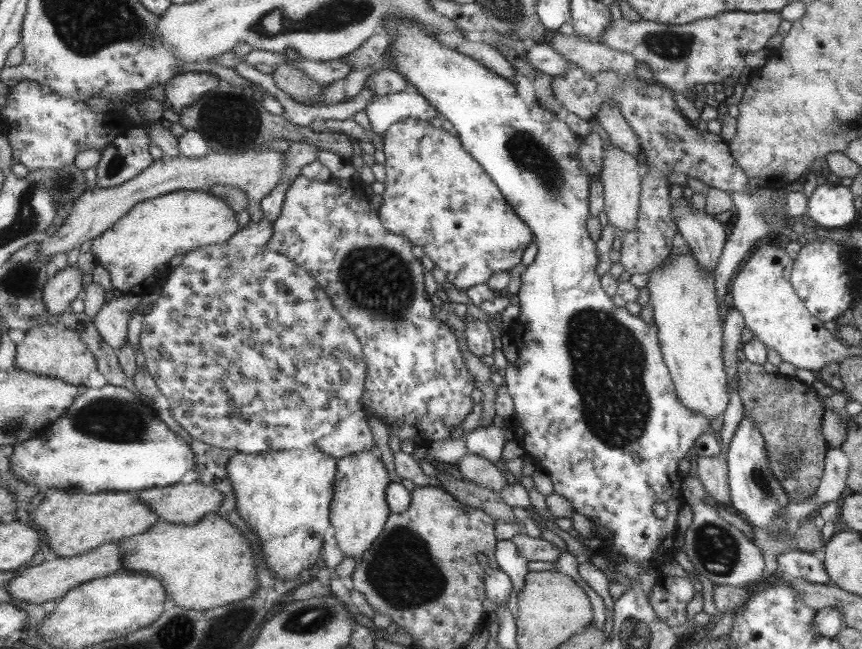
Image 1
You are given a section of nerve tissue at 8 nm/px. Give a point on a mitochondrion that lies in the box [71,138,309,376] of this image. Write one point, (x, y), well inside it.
(115, 165)

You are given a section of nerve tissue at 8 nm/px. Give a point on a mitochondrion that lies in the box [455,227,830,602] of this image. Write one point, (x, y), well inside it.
(608, 361)

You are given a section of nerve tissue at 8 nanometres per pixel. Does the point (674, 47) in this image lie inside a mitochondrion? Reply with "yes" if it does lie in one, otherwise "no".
yes

